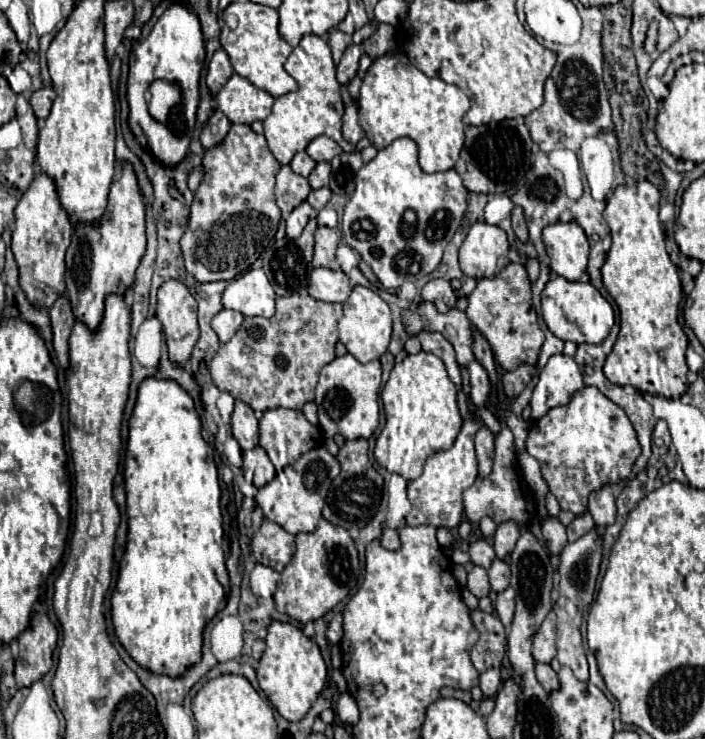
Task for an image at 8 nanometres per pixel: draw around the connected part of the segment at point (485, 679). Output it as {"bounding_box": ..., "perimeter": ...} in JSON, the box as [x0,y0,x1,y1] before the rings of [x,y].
{"bounding_box":[479,668,501,698],"perimeter":[[[491,668],[491,670],[485,670],[481,676],[479,676],[479,688],[483,690],[483,694],[487,698],[495,696],[497,690],[501,686],[501,672],[497,668]]]}

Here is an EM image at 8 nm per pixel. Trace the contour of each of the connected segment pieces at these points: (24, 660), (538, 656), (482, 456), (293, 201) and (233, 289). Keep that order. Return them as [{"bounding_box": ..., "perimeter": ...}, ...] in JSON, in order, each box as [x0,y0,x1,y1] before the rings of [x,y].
[{"bounding_box":[15,614,57,688],"perimeter":[[[33,614],[31,626],[17,638],[19,654],[15,658],[17,688],[31,686],[53,664],[53,650],[57,646],[57,628],[47,614]]]},{"bounding_box":[533,612,555,662],"perimeter":[[[549,612],[539,632],[533,638],[533,658],[537,662],[551,662],[555,656],[555,614]]]},{"bounding_box":[475,426,493,478],"perimeter":[[[483,426],[477,436],[475,436],[475,452],[477,452],[477,462],[479,462],[479,476],[487,478],[491,474],[491,464],[493,464],[493,434]]]},{"bounding_box":[275,166,311,218],"perimeter":[[[283,166],[277,174],[277,186],[275,186],[275,196],[277,196],[277,206],[283,212],[283,218],[299,206],[311,192],[311,186],[307,178],[295,174],[289,166]]]},{"bounding_box":[221,268,275,318],"perimeter":[[[261,268],[249,270],[229,282],[221,296],[223,308],[237,310],[243,316],[271,318],[275,314],[275,292]]]}]

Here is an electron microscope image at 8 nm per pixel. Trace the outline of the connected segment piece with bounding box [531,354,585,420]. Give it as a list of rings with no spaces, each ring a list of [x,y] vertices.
[[[551,356],[545,368],[539,372],[539,382],[533,390],[531,418],[537,420],[543,414],[547,414],[547,410],[567,404],[571,394],[581,390],[583,386],[583,376],[571,356]]]

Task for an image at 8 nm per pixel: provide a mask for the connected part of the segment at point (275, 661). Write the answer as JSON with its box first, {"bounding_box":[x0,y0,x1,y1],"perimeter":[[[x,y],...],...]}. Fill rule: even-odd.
{"bounding_box":[257,622,327,722],"perimeter":[[[271,622],[265,636],[265,652],[259,660],[257,680],[267,700],[277,708],[277,712],[289,722],[299,722],[303,714],[311,708],[319,692],[327,684],[327,666],[321,658],[319,646],[313,638],[307,638],[301,628],[289,622]]]}

